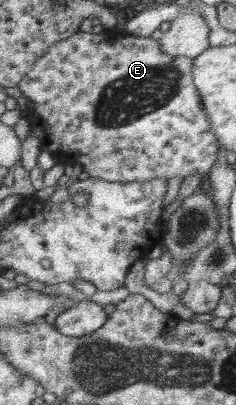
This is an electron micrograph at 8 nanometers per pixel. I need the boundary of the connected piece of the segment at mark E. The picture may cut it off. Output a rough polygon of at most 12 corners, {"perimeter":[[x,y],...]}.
{"perimeter":[[116,27],[22,78],[30,137],[90,177],[208,174],[193,59]]}

